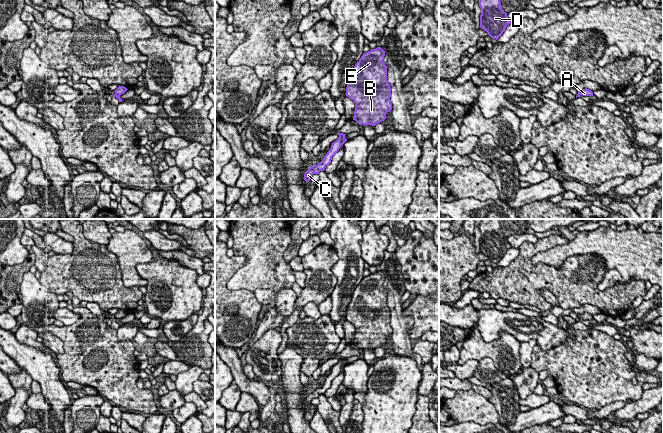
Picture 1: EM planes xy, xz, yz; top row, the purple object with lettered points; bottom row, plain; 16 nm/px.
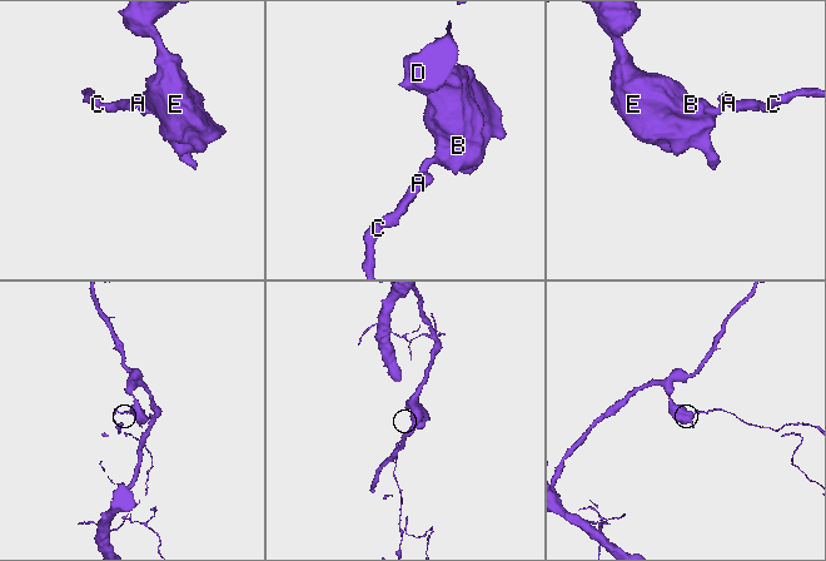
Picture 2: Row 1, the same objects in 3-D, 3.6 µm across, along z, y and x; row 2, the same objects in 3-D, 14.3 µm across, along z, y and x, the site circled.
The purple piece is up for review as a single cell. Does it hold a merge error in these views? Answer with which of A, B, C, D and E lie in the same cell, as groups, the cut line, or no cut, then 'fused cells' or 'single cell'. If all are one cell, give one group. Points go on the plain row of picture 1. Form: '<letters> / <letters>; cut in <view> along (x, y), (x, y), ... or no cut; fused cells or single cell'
A C / B D E; cut in xy along (115, 317), (119, 319); fused cells

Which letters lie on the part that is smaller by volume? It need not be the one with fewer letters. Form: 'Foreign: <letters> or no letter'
Foreign: A, C

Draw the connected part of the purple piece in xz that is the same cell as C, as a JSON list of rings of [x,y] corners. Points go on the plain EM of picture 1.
[[[343,357],[339,359],[338,363],[332,367],[330,374],[324,380],[323,384],[317,389],[313,389],[305,396],[303,403],[306,406],[310,405],[310,402],[313,398],[319,398],[320,395],[324,395],[325,392],[331,387],[332,381],[339,375],[341,370],[347,365],[345,359],[346,358]]]

